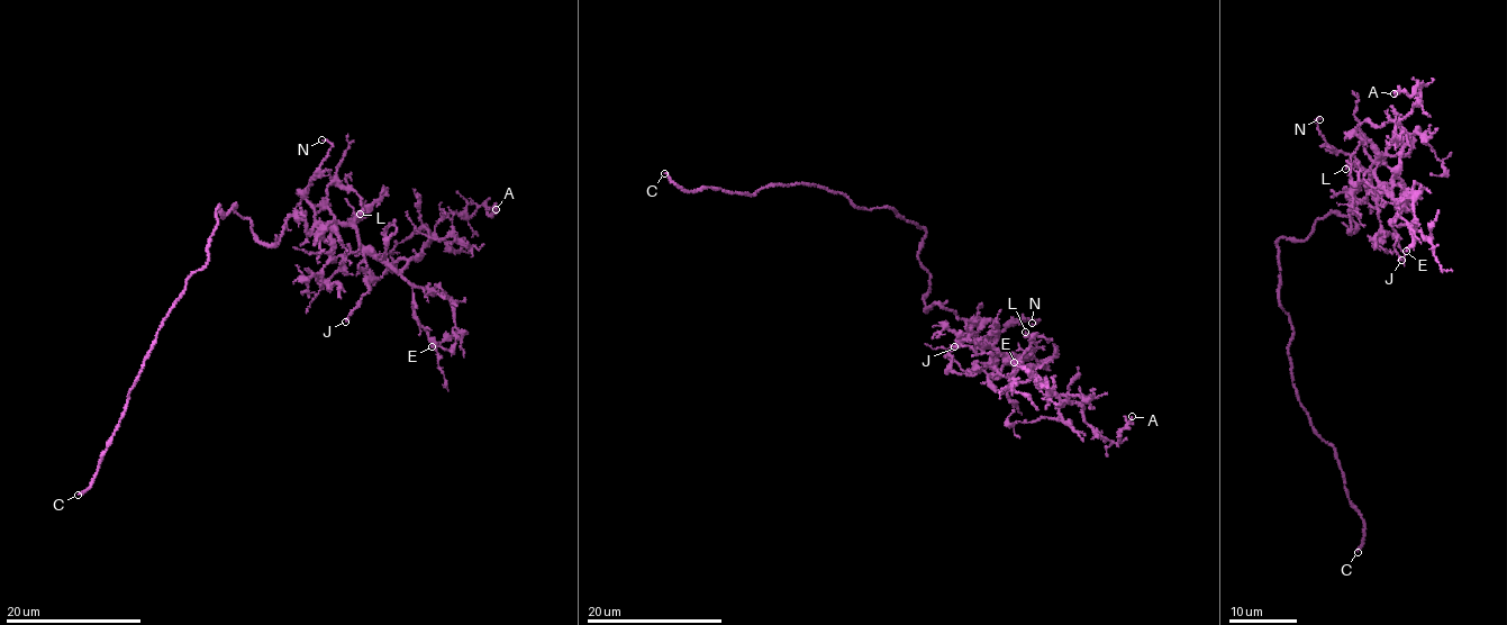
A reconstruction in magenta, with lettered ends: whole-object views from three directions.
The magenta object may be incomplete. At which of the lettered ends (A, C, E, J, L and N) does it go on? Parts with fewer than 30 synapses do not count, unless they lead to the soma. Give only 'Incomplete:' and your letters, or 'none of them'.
Incomplete: C

